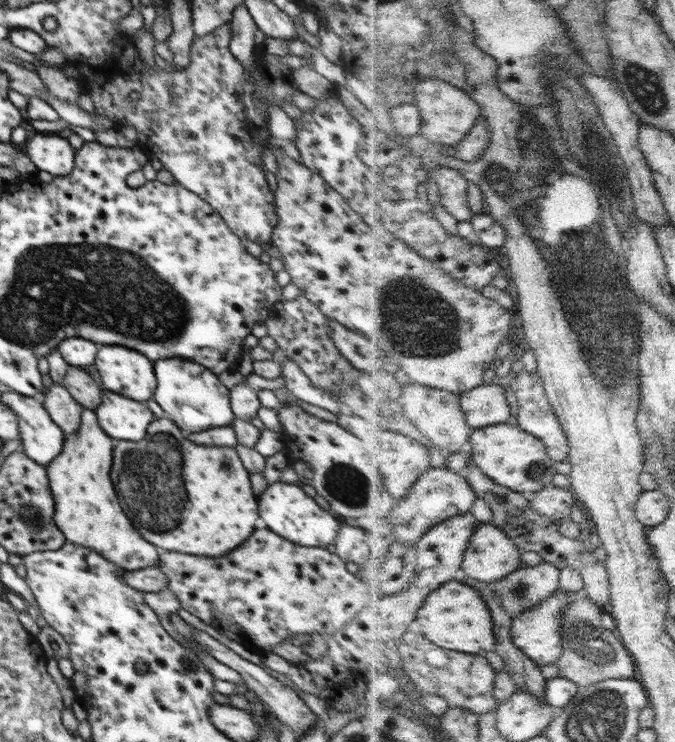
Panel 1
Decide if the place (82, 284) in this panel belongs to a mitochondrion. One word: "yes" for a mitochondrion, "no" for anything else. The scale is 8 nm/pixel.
yes

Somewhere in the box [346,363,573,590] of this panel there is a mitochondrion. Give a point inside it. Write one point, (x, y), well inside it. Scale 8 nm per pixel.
(535, 471)

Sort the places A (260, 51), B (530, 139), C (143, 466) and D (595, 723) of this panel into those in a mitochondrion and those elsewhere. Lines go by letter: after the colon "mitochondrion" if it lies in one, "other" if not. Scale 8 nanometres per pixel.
A: other
B: mitochondrion
C: mitochondrion
D: mitochondrion

